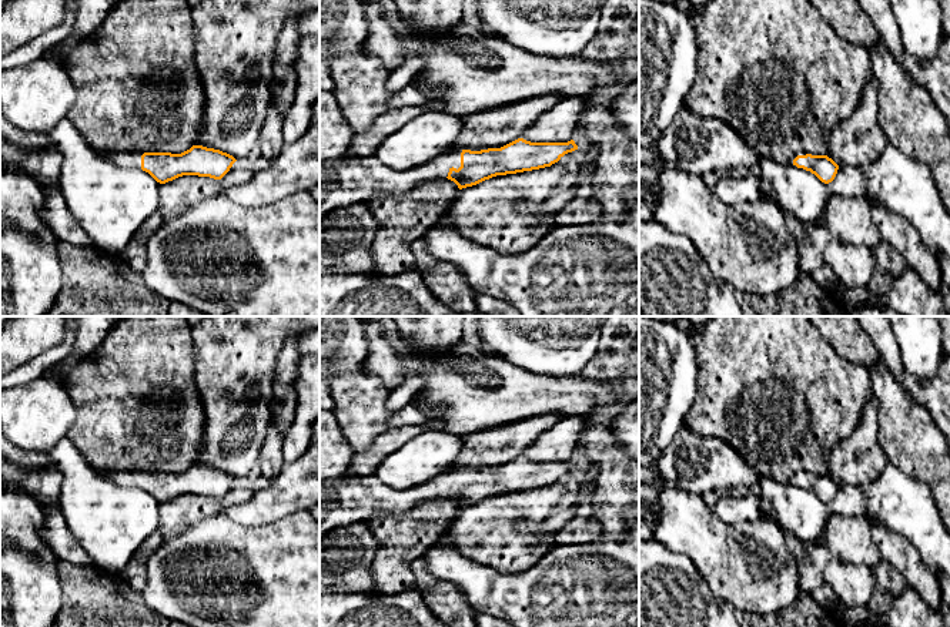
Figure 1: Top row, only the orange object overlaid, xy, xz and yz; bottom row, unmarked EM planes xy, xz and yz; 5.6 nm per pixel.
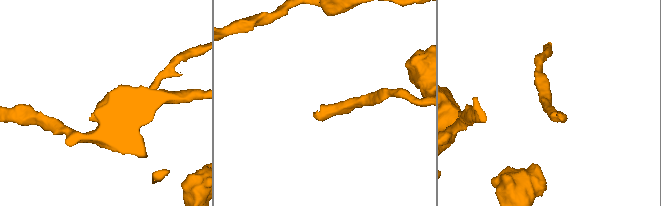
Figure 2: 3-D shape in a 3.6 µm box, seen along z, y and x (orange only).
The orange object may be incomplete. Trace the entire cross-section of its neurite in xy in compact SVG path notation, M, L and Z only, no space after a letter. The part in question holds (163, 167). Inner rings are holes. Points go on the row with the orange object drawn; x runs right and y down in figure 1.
M193 145L181 154L141 151L104 154L118 167L131 167L148 172L160 184L183 175L221 180L237 161L227 152L203 145Z

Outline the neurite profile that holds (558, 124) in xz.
M565 97L542 113L521 138L531 142L568 142L573 140L579 117L589 105L586 98Z

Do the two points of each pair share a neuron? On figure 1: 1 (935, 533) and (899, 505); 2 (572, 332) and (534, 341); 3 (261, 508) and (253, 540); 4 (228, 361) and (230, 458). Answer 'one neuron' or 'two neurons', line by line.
1: one neuron
2: one neuron
3: two neurons
4: one neuron

